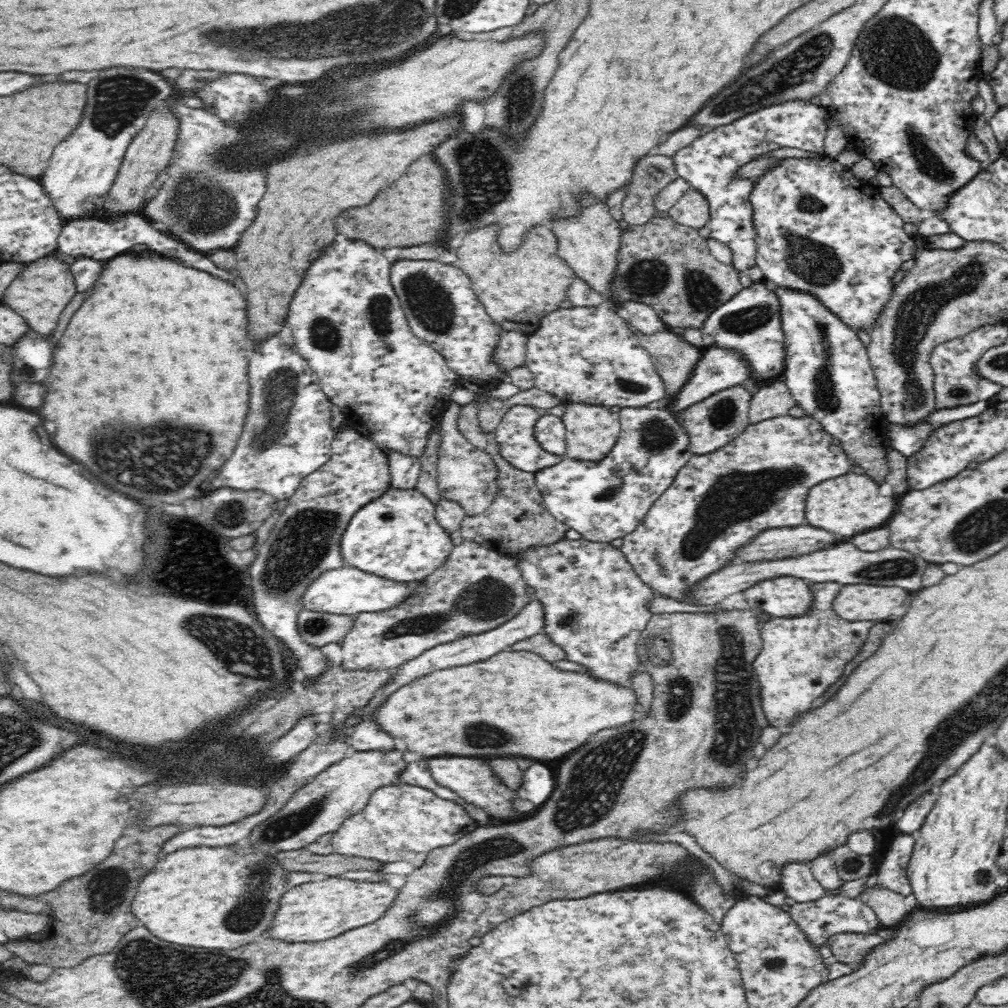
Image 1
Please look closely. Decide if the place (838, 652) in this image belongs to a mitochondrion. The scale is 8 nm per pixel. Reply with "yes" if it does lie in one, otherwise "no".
yes

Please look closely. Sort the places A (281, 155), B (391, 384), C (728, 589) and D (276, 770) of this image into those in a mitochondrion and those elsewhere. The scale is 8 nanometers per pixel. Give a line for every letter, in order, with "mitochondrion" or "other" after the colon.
A: other
B: other
C: other
D: other

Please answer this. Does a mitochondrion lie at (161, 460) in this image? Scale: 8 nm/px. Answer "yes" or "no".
yes

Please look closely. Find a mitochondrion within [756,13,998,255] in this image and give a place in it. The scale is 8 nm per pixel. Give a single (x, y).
(928, 163)

